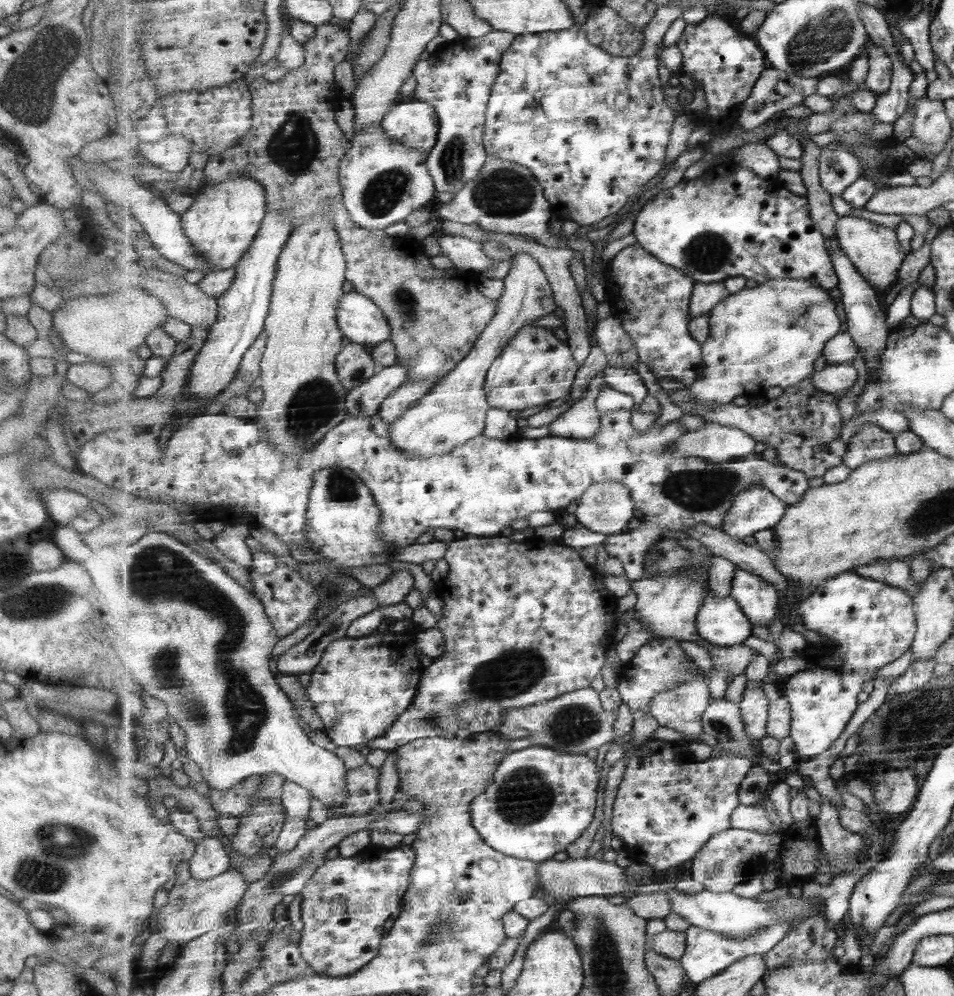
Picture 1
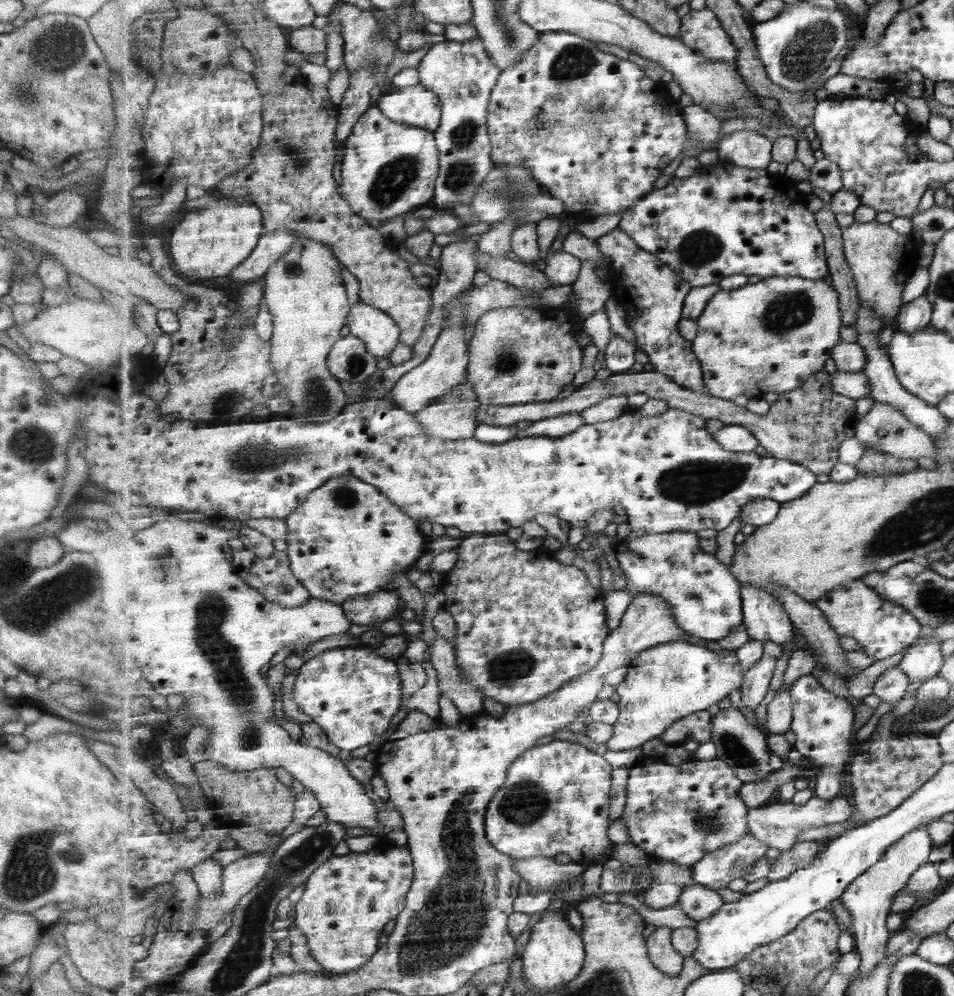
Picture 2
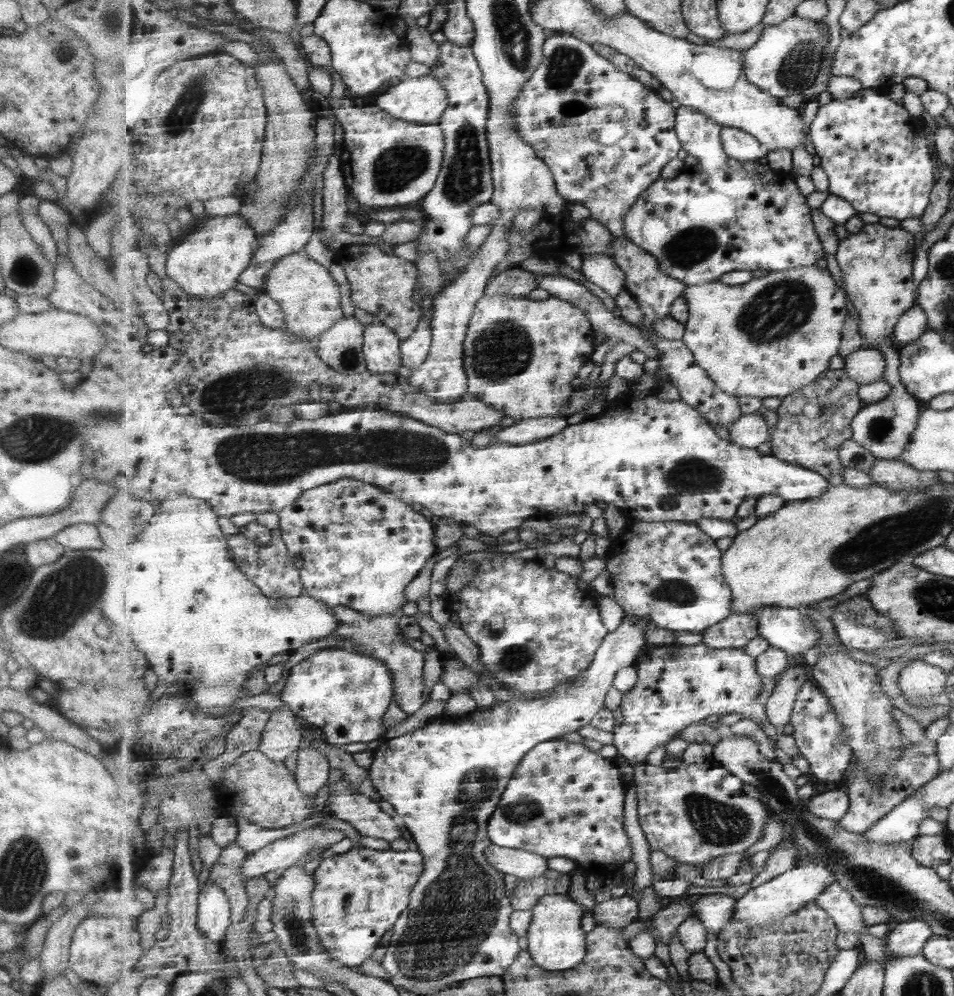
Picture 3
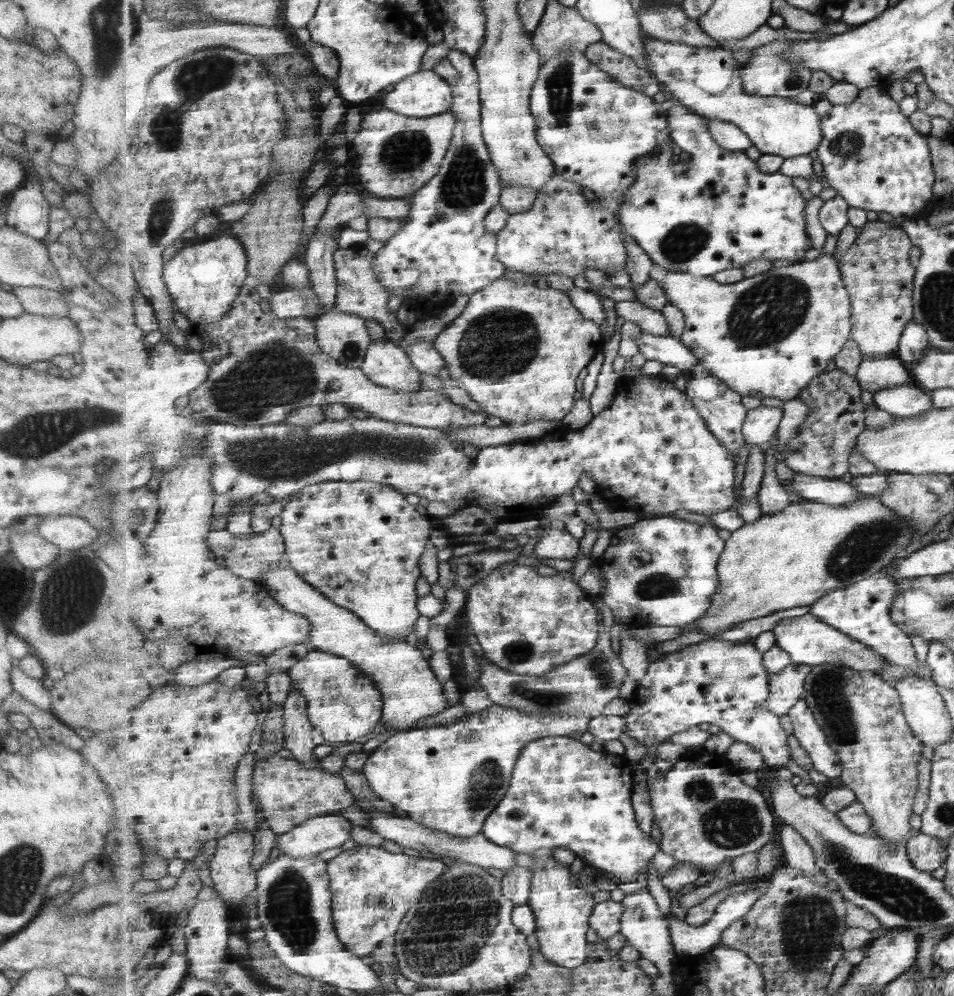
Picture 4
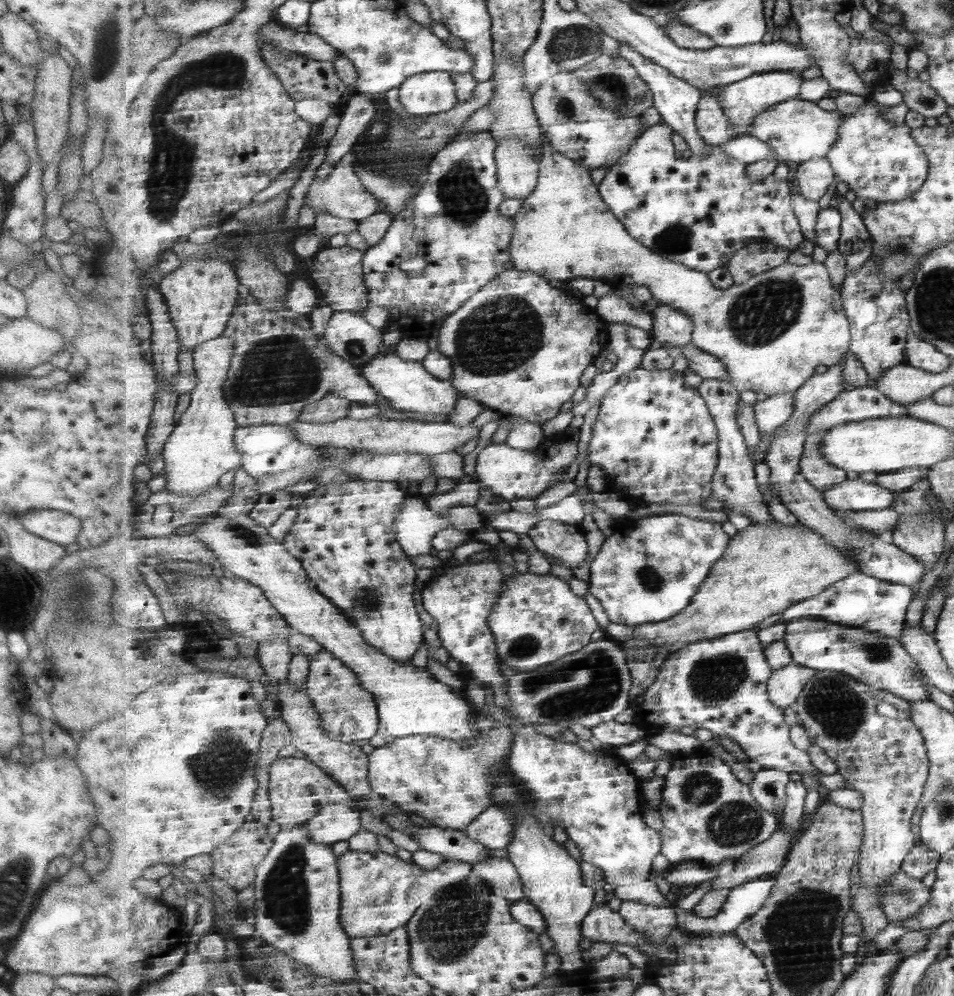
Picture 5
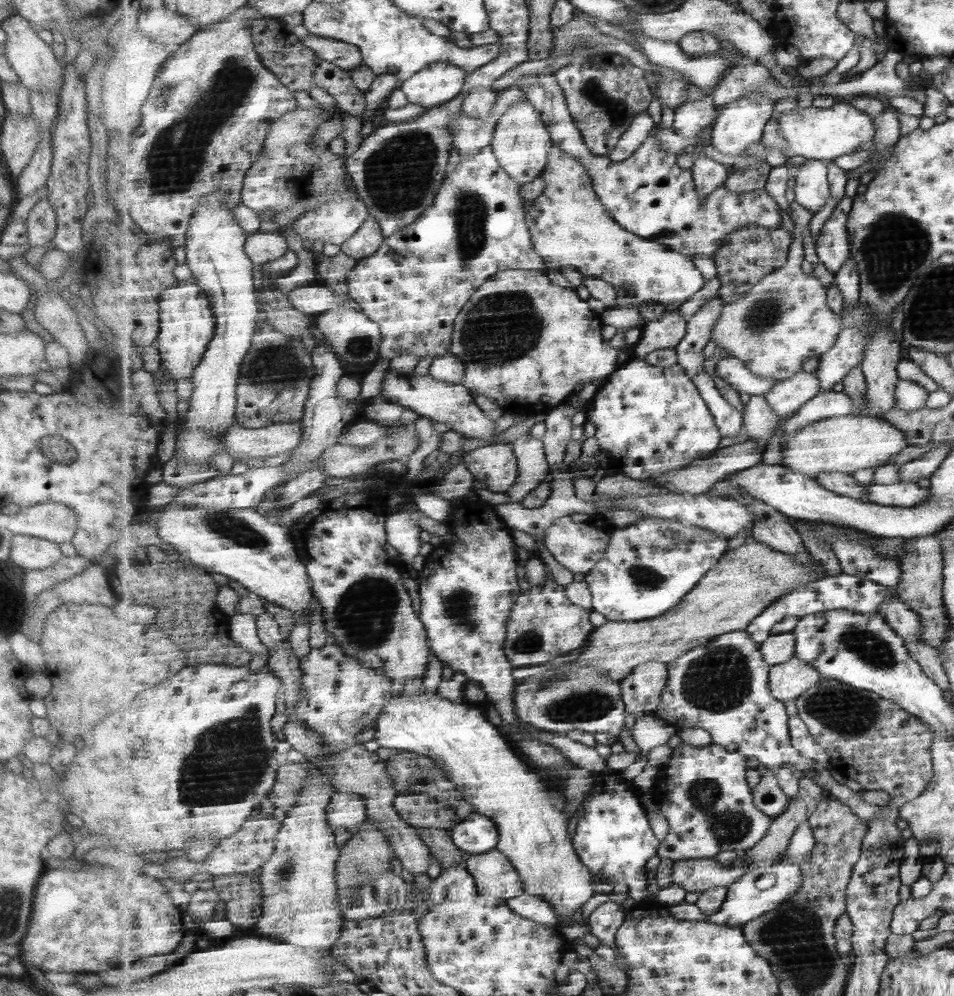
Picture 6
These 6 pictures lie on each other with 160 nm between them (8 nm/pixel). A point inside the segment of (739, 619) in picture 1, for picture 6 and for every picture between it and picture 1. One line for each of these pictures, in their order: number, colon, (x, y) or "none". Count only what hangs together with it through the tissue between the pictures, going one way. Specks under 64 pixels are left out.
2: (706, 598)
3: (671, 572)
4: (662, 571)
5: (650, 570)
6: (650, 566)

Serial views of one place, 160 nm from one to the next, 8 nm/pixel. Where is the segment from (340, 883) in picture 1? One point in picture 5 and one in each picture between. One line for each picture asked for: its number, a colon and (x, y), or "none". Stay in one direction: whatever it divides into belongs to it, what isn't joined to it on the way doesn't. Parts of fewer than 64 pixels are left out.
2: (347, 902)
3: (359, 896)
4: (373, 890)
5: (380, 892)

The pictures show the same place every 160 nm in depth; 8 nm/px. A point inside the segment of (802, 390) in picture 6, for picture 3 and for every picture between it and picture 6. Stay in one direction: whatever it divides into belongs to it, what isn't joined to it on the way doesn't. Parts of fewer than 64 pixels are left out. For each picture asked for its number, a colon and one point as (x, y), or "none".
3: (751, 430)
4: (762, 423)
5: (774, 412)

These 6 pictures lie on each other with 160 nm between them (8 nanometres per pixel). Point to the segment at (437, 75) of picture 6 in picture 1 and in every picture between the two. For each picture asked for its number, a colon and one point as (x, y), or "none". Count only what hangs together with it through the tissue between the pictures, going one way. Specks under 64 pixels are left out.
1: (415, 122)
2: (417, 106)
3: (423, 100)
4: (426, 94)
5: (425, 94)

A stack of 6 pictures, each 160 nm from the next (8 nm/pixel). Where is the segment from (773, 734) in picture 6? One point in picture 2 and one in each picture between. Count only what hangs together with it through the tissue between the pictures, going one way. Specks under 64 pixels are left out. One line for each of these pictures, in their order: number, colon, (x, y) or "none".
2: (669, 682)
3: (678, 686)
4: (718, 682)
5: (721, 684)

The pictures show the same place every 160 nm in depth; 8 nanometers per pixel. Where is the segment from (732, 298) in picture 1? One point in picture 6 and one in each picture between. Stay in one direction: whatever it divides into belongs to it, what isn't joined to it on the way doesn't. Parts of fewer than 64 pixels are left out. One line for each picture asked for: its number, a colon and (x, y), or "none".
2: (772, 336)
3: (775, 335)
4: (768, 336)
5: (772, 332)
6: (785, 319)

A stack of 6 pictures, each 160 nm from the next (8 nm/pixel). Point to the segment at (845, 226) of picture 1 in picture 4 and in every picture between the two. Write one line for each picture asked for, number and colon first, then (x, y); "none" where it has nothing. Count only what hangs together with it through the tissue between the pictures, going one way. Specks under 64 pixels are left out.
2: (880, 257)
3: (876, 264)
4: (880, 277)

